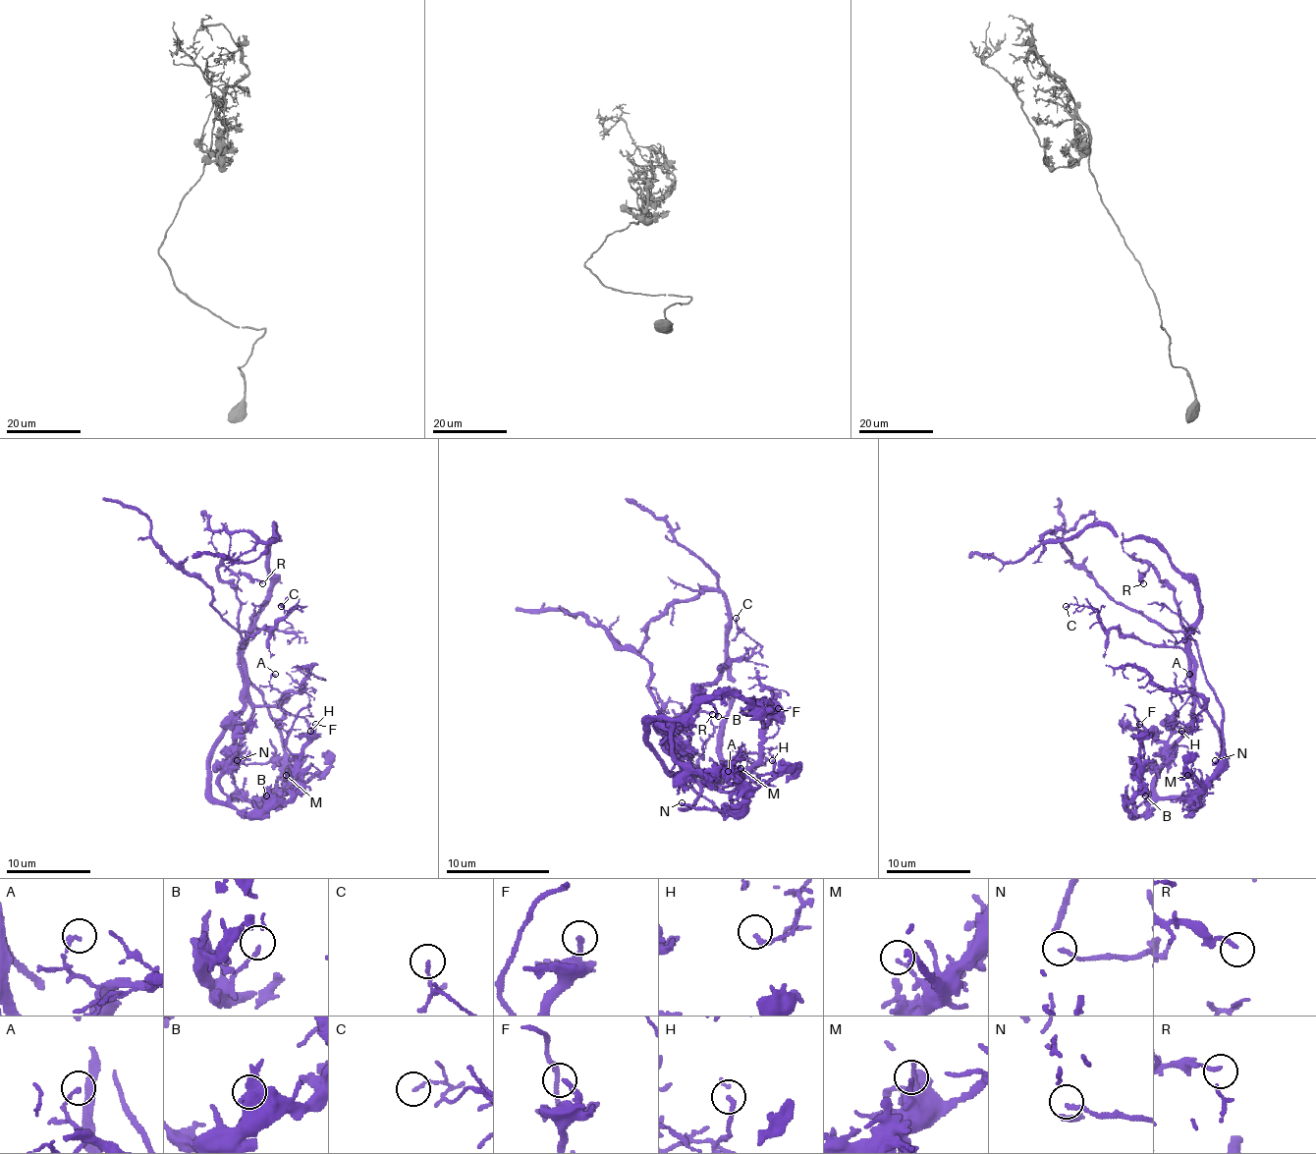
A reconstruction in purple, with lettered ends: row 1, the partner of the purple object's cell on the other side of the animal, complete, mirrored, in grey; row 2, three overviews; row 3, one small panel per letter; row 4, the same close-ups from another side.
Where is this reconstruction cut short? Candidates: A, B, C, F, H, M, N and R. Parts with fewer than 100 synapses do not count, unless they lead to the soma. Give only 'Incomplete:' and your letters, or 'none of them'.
Incomplete: N

